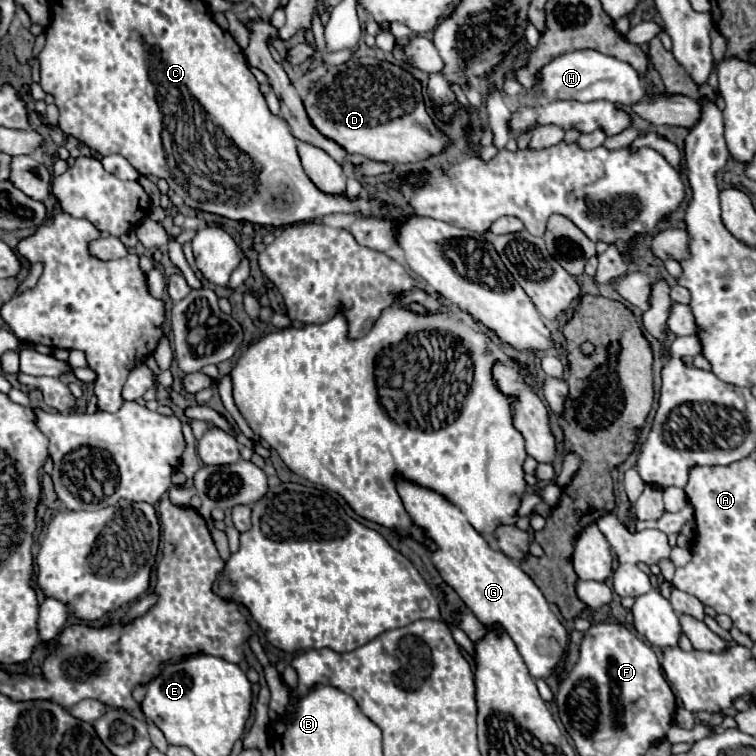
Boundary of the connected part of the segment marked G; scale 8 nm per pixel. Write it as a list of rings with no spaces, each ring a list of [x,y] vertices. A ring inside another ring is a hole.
[[[399,473],[393,475],[393,481],[413,525],[417,525],[435,545],[435,549],[429,549],[429,557],[443,581],[463,599],[481,623],[499,623],[509,633],[531,677],[545,679],[553,675],[567,647],[567,631],[551,613],[549,603],[533,579],[513,559],[503,555],[503,551],[493,547],[479,531],[475,531],[463,511],[443,495],[421,487]]]

